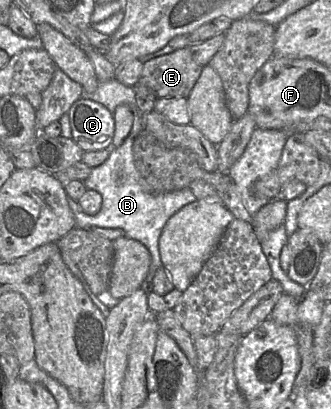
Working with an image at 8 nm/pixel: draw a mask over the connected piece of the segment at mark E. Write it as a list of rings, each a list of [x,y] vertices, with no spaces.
[[[186,47],[145,62],[139,83],[151,88],[158,99],[187,99],[202,68]]]

